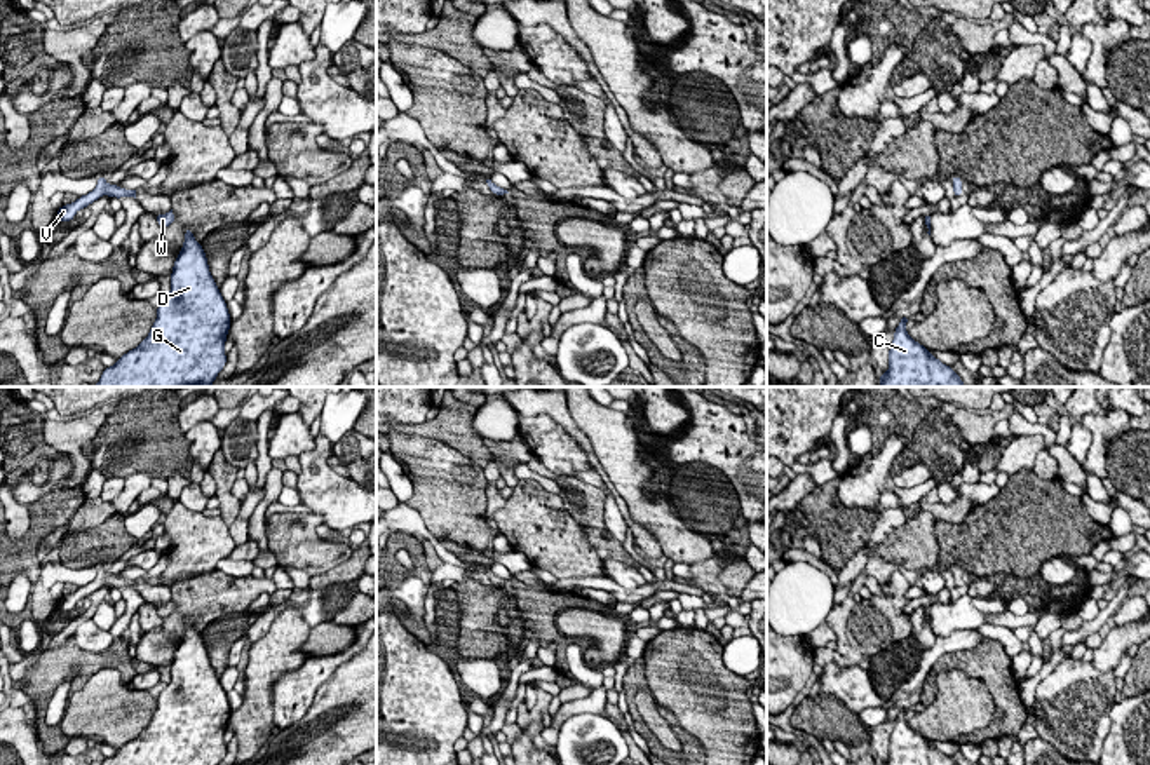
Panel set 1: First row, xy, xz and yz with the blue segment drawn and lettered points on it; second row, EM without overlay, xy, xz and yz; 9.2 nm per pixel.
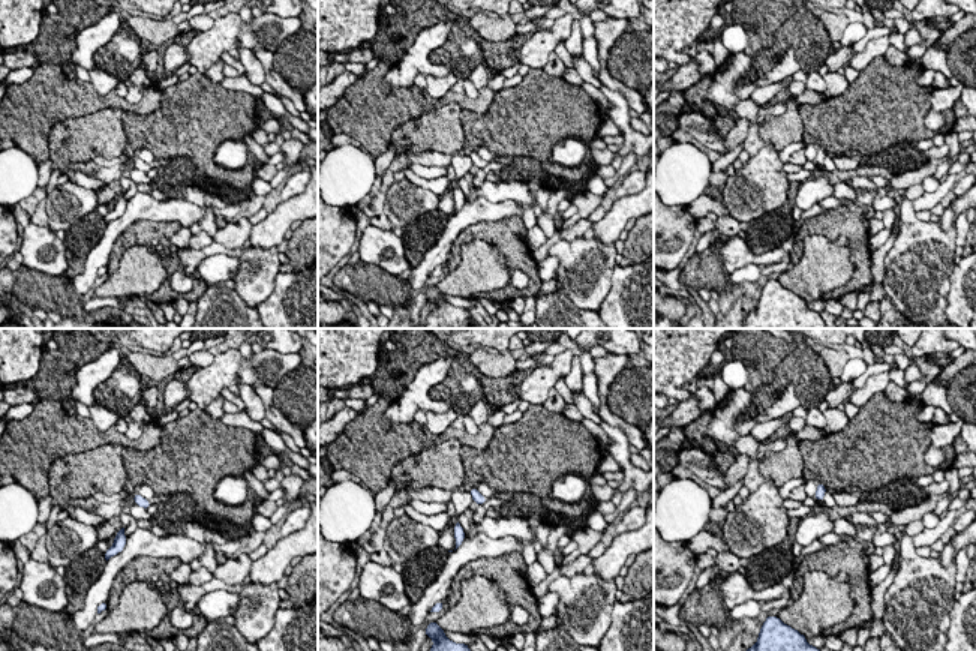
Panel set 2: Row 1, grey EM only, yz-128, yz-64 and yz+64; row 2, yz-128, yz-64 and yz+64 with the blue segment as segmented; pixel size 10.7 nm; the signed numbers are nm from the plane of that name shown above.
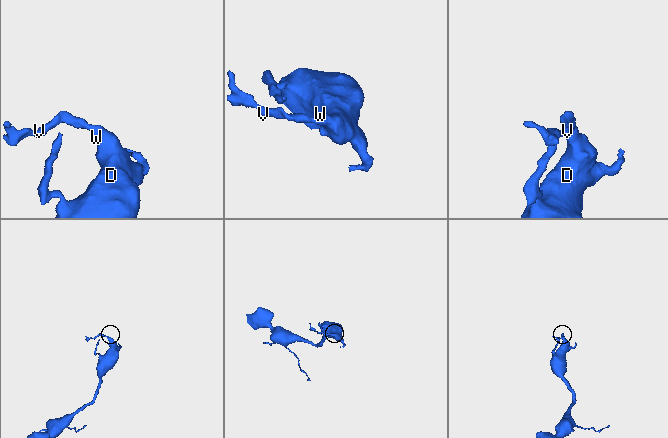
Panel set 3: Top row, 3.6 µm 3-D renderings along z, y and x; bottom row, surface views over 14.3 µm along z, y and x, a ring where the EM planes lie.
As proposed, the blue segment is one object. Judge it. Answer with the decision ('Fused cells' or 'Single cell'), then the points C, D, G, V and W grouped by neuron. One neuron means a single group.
Single cell. Groups: C D G V W

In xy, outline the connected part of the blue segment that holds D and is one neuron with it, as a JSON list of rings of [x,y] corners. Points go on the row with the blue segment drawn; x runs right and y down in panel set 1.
[[[185,230],[183,247],[171,274],[171,291],[157,307],[157,319],[146,338],[105,368],[94,387],[211,387],[227,364],[223,350],[230,314],[216,286],[202,244]]]

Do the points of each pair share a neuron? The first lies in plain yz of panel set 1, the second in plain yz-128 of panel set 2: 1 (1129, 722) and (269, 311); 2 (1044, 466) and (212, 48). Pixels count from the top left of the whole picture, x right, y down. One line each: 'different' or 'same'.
1: same
2: different

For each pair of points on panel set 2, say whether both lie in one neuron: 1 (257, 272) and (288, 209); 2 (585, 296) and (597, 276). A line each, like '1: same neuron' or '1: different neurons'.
1: different neurons
2: same neuron

